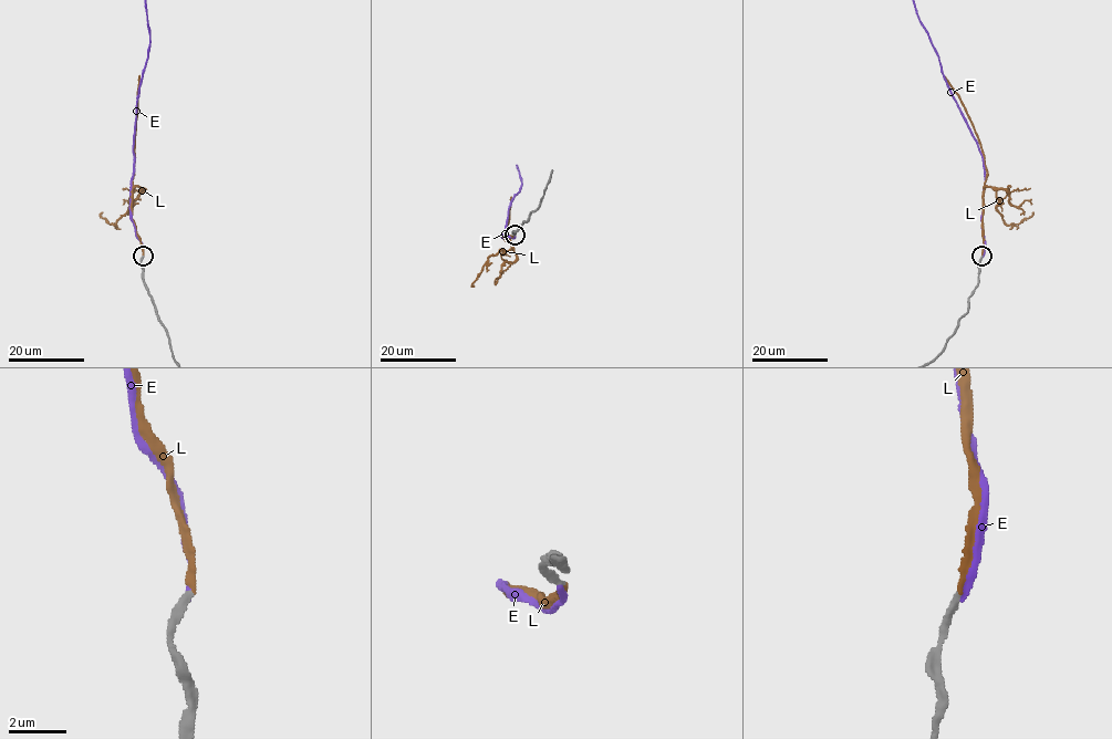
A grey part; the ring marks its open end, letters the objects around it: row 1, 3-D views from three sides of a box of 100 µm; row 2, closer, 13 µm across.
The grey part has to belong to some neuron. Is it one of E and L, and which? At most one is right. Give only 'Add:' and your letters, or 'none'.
Add: L

